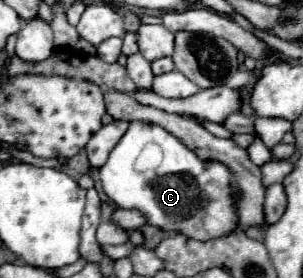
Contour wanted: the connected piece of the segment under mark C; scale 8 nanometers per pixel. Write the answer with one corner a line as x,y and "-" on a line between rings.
131,121
127,133
99,171
107,197
121,209
139,209
149,225
185,233
197,241
221,237
237,227
233,197
229,197
229,171
225,165
201,161
159,125

